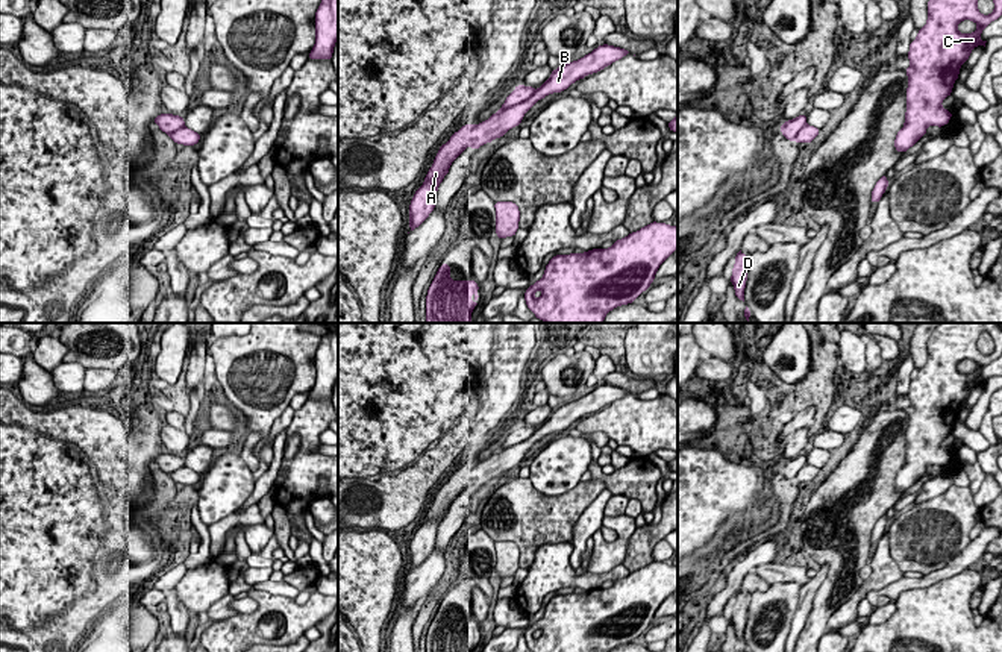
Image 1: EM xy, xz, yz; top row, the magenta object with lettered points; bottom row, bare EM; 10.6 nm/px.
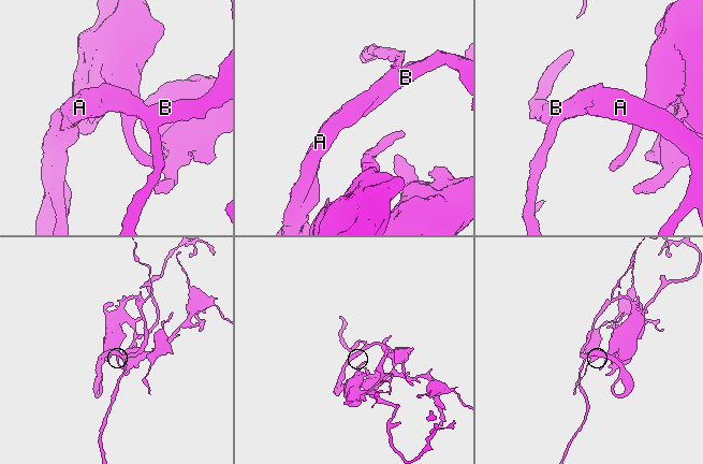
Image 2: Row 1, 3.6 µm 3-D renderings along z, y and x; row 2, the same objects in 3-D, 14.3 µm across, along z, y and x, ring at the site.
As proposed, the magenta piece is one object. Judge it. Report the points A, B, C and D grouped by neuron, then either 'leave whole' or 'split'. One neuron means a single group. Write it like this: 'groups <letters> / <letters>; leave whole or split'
groups A B C D; leave whole

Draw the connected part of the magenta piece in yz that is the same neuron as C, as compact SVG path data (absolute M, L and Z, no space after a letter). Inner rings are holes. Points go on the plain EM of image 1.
M940 323L928 341L928 361L911 381L908 399L911 405L905 408L908 414L905 464L894 479L896 491L906 491L925 473L929 465L943 467L950 461L952 452L941 446L941 441L952 434L960 408L969 399L976 385L984 385L981 373L985 365L1002 355L1002 326L999 323ZM988 332L994 341L994 350L982 355L976 346L979 335ZM972 359L978 364L973 373L960 373L958 362Z

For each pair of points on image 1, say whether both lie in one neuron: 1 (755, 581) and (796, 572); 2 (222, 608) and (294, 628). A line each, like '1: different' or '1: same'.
1: same
2: different

